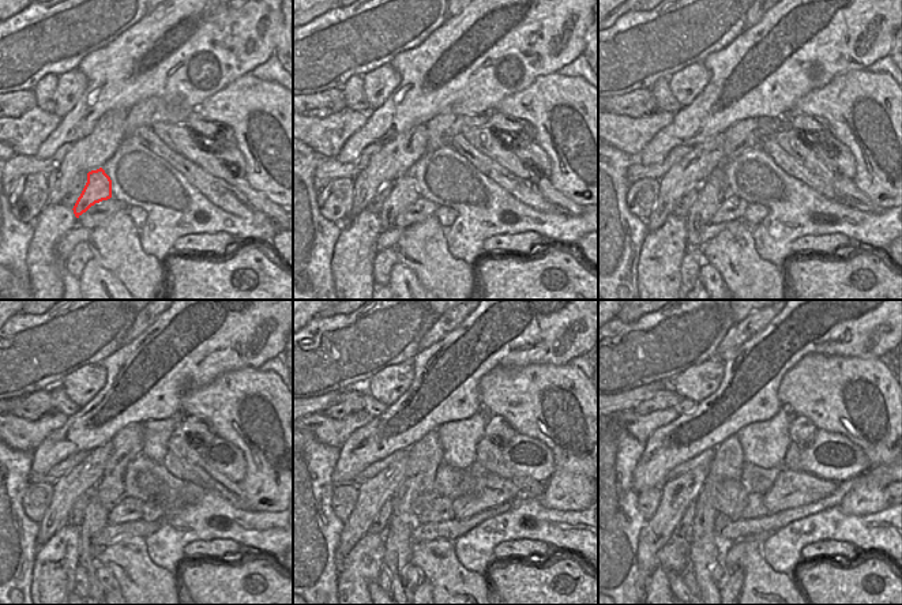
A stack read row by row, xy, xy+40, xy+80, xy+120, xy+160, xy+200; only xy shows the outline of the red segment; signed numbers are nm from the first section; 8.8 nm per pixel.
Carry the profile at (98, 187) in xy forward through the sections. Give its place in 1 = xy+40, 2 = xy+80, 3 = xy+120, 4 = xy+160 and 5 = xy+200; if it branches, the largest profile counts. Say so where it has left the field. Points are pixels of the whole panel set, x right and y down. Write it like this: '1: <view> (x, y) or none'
1: xy+40 (403, 194)
2: xy+80 (709, 199)
3: xy+120 (94, 519)
4: xy+160 (397, 538)
5: xy+200 (703, 555)

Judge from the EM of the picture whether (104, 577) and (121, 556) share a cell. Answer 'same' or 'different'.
different

